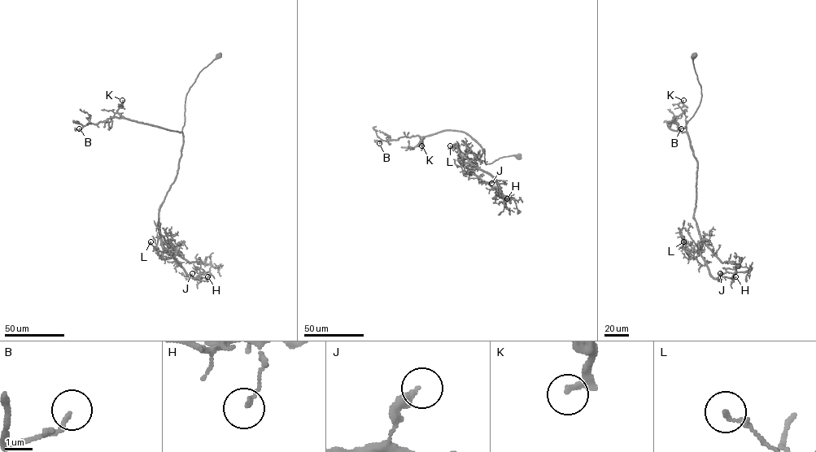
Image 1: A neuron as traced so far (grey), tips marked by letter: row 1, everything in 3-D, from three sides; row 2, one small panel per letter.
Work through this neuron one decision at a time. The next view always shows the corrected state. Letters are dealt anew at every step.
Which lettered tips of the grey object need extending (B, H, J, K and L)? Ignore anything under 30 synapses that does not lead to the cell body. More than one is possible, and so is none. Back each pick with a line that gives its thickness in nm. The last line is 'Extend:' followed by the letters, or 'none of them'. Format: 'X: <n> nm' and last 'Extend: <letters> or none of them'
K: 240 nm
Extend: K

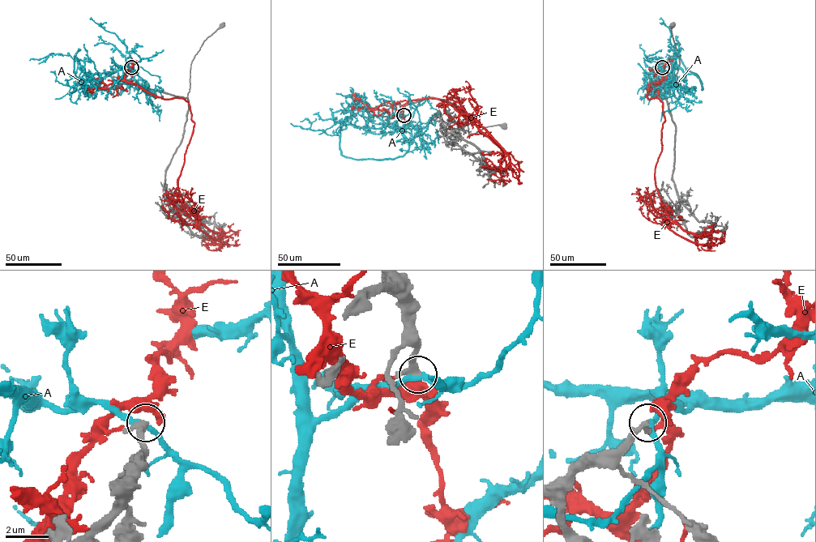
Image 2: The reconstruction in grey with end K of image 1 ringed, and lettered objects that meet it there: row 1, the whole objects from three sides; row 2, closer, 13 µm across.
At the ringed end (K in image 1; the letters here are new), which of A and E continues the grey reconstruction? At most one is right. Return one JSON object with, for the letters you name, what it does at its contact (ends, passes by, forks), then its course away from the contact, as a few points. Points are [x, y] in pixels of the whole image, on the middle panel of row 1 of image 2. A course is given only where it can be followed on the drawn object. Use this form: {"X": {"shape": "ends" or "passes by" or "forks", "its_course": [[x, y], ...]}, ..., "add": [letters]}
{"add": []}

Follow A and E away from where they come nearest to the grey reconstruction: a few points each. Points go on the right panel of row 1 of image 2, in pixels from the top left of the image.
A: (662, 67), (672, 67), (673, 80), (668, 83), (664, 72), (665, 61), (681, 55), (669, 60)
E: (662, 68), (662, 78), (647, 94), (662, 102), (664, 114), (655, 188), (668, 227), (711, 248), (701, 246)

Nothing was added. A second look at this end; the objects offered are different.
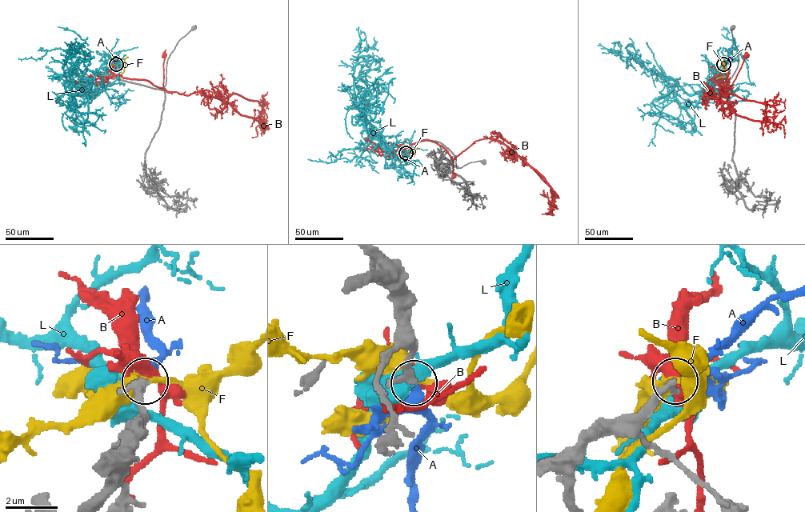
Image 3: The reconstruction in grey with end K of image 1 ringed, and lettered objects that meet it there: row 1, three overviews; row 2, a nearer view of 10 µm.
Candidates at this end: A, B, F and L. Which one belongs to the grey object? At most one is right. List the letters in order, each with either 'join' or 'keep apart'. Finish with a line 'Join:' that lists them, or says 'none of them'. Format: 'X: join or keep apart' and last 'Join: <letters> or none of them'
A: join
B: keep apart
F: keep apart
L: keep apart
Join: A

